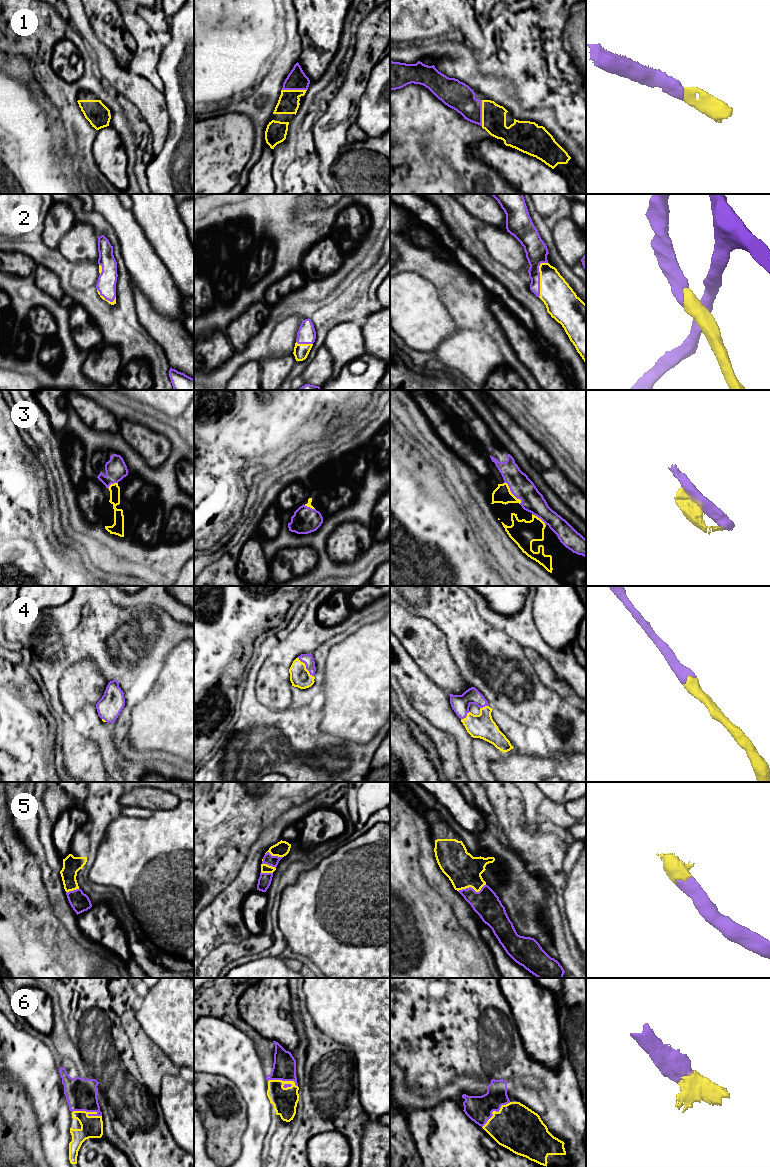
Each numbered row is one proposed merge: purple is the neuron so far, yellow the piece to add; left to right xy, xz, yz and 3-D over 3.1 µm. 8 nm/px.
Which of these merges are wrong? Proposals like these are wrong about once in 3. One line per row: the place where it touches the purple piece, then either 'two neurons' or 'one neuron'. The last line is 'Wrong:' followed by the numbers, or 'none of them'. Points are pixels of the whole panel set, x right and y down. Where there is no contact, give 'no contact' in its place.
1: yz (481, 113) | one neuron
2: yz (539, 277) | one neuron
3: yz (512, 493) | two neurons
4: xz (306, 667) | one neuron
5: yz (471, 888) | one neuron
6: xy (87, 1111) | one neuron
Wrong: 3

